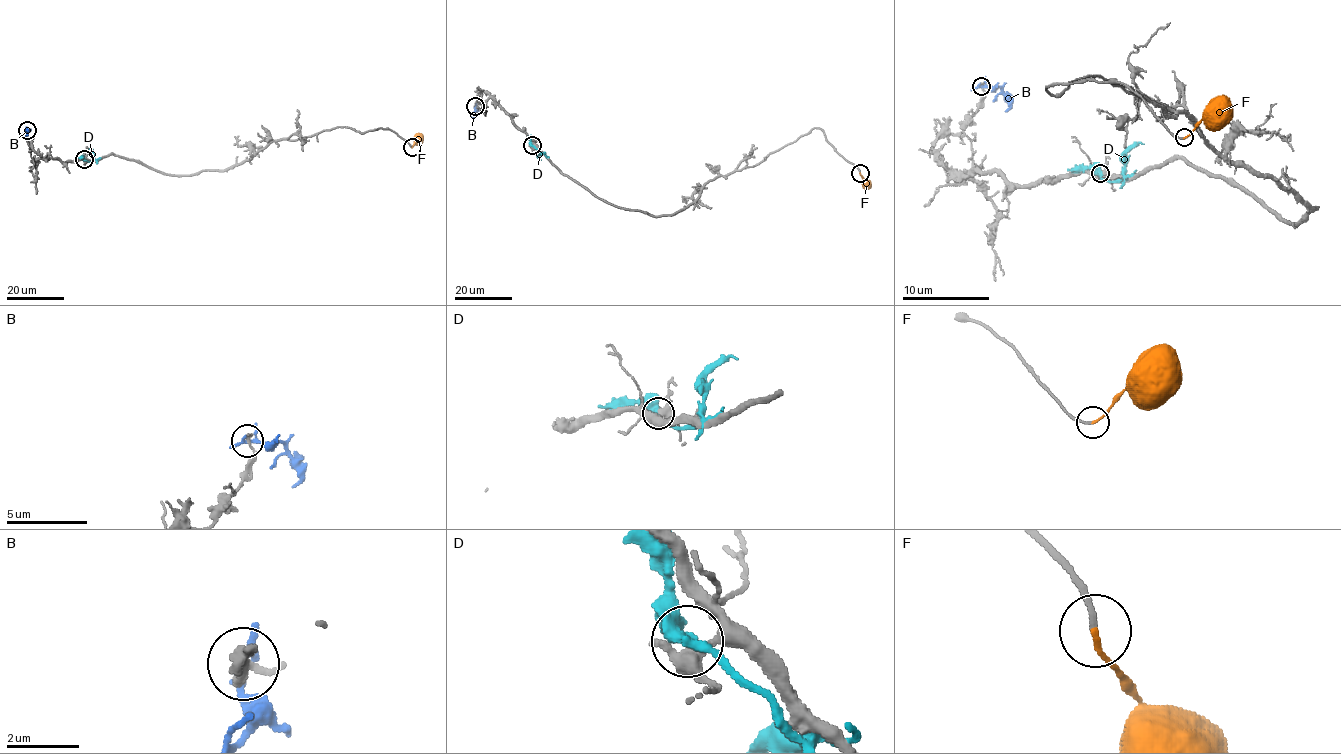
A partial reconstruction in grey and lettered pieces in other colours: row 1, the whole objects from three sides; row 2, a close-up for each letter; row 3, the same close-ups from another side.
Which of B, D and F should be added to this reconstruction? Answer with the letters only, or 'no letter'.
F

